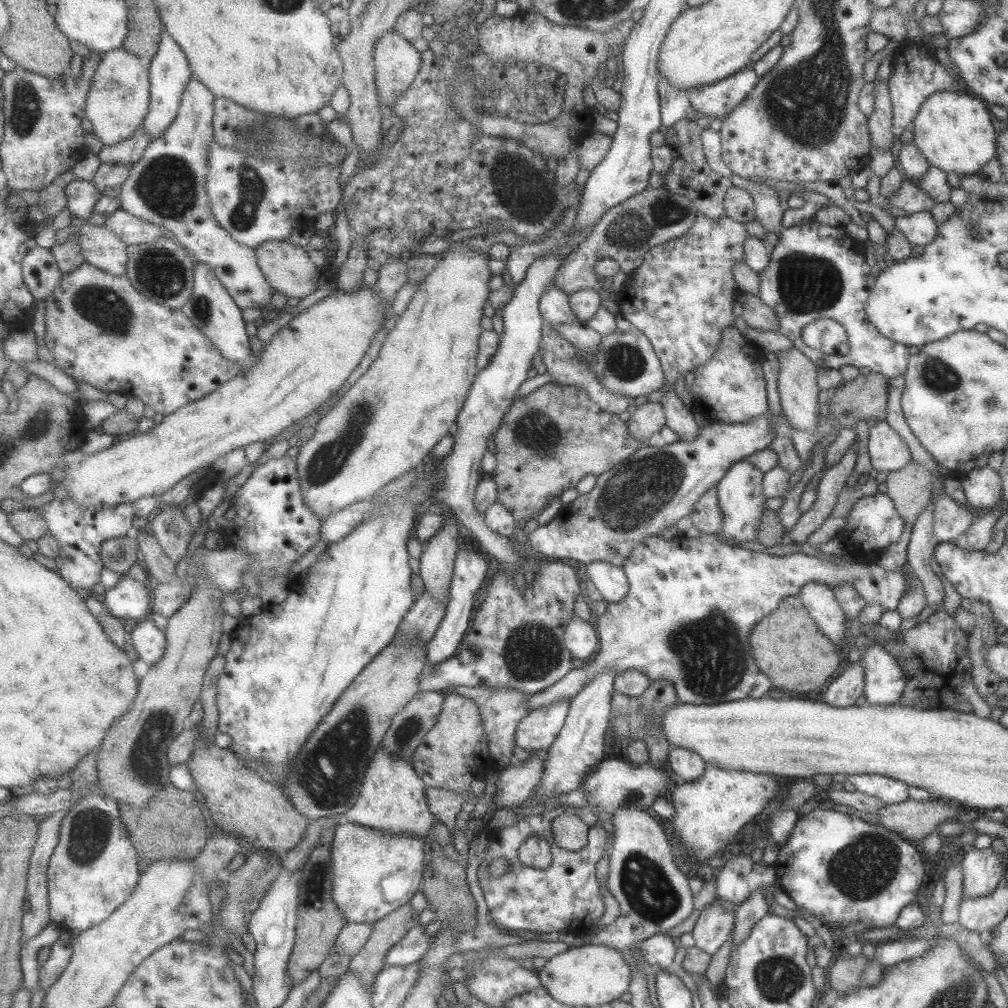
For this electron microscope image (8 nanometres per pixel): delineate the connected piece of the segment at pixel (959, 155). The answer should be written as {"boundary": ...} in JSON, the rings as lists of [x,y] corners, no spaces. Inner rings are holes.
{"boundary":[[[937,91],[919,107],[911,124],[912,143],[929,165],[943,172],[955,172],[960,177],[978,174],[987,161],[996,158],[997,133],[991,123],[989,106],[967,92]]]}

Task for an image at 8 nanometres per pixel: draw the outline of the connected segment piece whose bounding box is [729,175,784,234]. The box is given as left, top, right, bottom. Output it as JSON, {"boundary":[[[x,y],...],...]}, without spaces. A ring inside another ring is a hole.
{"boundary":[[[737,175],[729,180],[731,184],[746,190],[751,195],[755,219],[759,219],[768,232],[779,234],[783,229],[780,220],[784,208],[779,203],[777,191],[768,184],[753,182]]]}

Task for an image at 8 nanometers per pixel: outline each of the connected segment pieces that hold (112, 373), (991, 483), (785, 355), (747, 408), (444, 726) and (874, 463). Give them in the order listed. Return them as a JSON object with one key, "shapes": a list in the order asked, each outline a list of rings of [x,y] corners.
{"shapes":[[[[87,261],[73,272],[64,275],[61,284],[44,303],[47,309],[46,347],[53,353],[54,363],[59,368],[73,379],[87,383],[106,394],[109,392],[123,392],[129,397],[137,397],[145,405],[149,405],[156,413],[163,416],[173,414],[173,412],[179,411],[179,407],[186,406],[195,400],[202,399],[203,396],[210,395],[211,392],[218,391],[223,384],[228,383],[233,376],[238,375],[238,372],[246,365],[231,362],[231,360],[223,357],[222,353],[215,348],[210,337],[202,333],[181,309],[174,309],[170,305],[159,304],[155,300],[148,299],[147,296],[134,287],[132,280],[128,276],[115,276]]],[[[987,465],[968,470],[961,480],[967,504],[986,511],[995,508],[1001,499],[1001,479]]],[[[790,348],[784,352],[777,353],[777,364],[779,364],[779,373],[777,378],[777,388],[781,404],[781,413],[785,415],[787,423],[792,429],[805,431],[807,433],[815,432],[817,427],[818,412],[818,388],[816,375],[818,368],[815,367],[799,350]]],[[[733,325],[723,328],[720,343],[715,348],[715,355],[707,363],[695,369],[695,380],[688,391],[692,398],[691,412],[701,415],[705,422],[751,423],[751,420],[767,413],[765,380],[761,364],[765,353],[749,339],[746,339]]],[[[445,691],[437,722],[427,731],[409,761],[427,787],[465,794],[472,780],[483,781],[497,766],[487,750],[477,703],[472,698]]],[[[878,421],[868,430],[867,452],[870,465],[877,472],[899,470],[912,459],[908,446],[884,421]]]]}

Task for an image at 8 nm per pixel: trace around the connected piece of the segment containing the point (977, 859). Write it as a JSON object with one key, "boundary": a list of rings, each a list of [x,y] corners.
{"boundary":[[[988,847],[983,850],[972,849],[960,852],[962,868],[961,901],[991,894],[997,888],[1001,877],[1006,874],[1005,867],[999,863],[997,853]]]}

